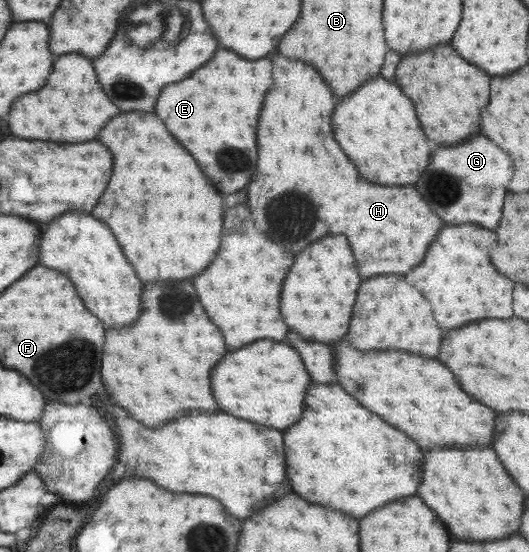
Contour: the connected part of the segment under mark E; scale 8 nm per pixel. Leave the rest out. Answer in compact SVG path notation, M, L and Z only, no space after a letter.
M221 49L205 69L197 69L193 77L187 77L181 85L169 85L169 89L161 93L157 117L161 117L171 135L201 161L201 169L213 177L213 185L225 195L245 187L257 171L255 131L263 95L271 85L269 59L247 61L237 53Z

